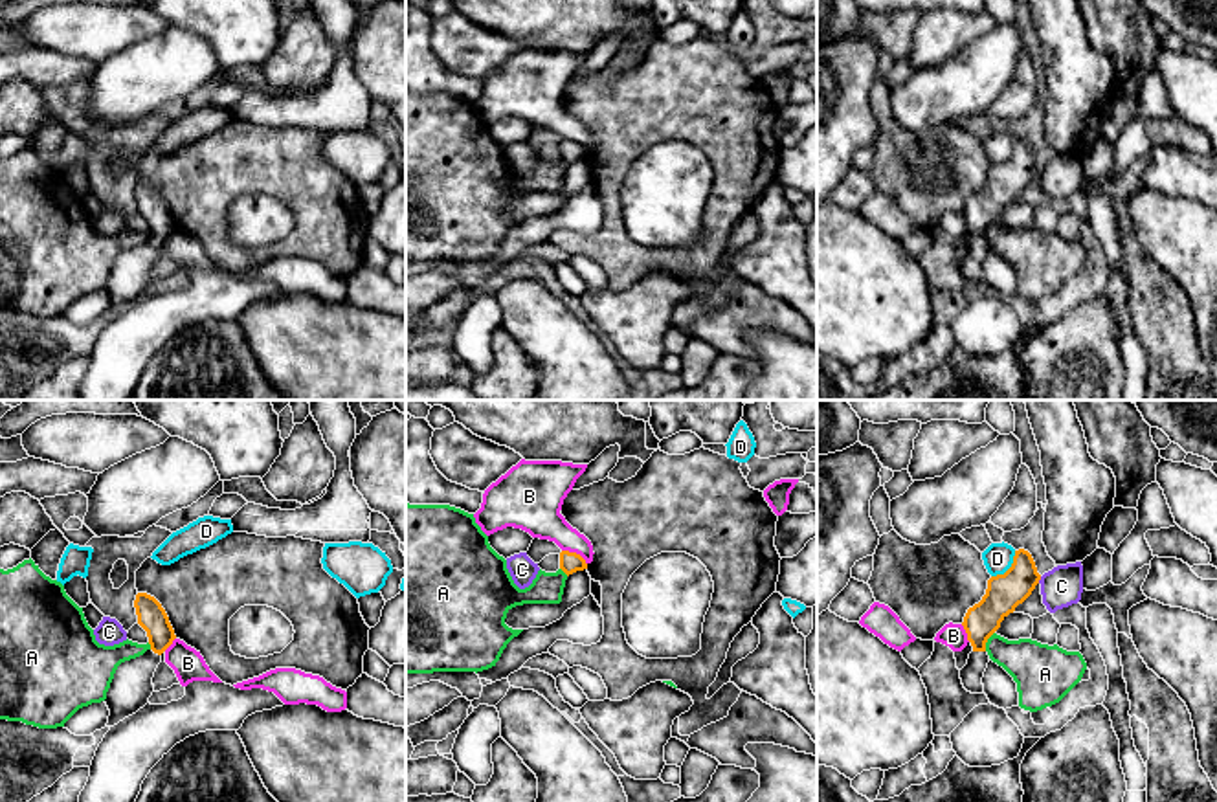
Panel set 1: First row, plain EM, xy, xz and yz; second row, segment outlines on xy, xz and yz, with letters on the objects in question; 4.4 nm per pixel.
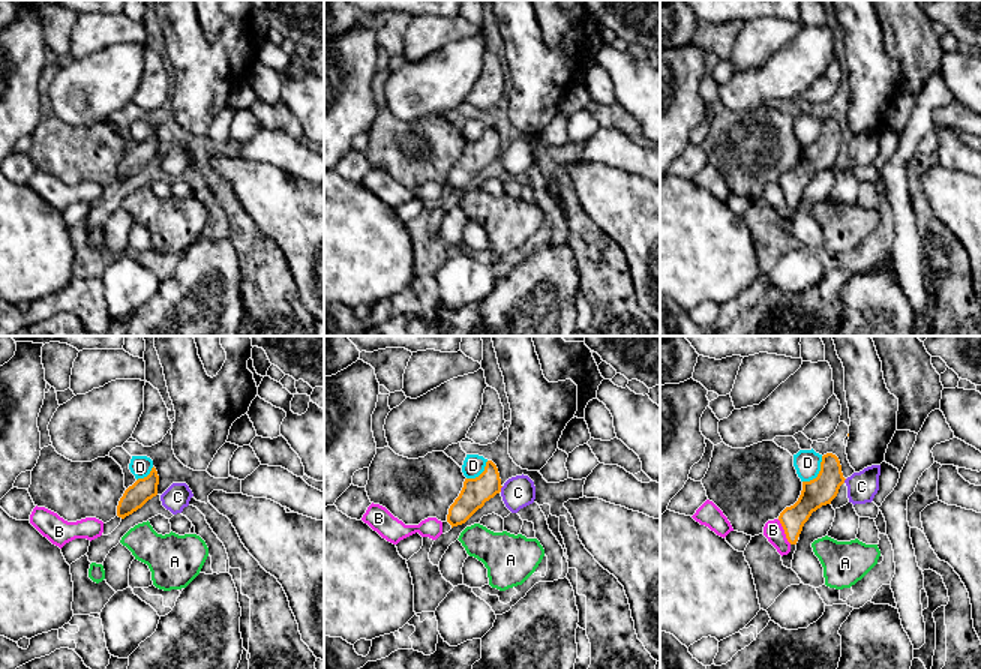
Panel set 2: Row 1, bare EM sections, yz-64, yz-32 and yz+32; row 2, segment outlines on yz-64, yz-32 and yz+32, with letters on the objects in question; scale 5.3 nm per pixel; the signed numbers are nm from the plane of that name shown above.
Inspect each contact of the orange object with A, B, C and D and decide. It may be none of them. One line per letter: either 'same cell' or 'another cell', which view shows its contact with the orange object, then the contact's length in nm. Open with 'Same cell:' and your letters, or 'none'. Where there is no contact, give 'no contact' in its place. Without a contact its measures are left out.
Same cell: none
A: another cell; meets orange in yz; contact 100 nm long
B: another cell; meets orange in xz; contact 130 nm long
C: another cell; meets orange in yz; contact 40 nm long
D: another cell; meets orange in yz; contact 160 nm long

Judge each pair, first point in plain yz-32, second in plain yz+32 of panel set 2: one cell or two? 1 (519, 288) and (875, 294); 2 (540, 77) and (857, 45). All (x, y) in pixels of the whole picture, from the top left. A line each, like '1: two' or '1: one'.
1: one
2: one

